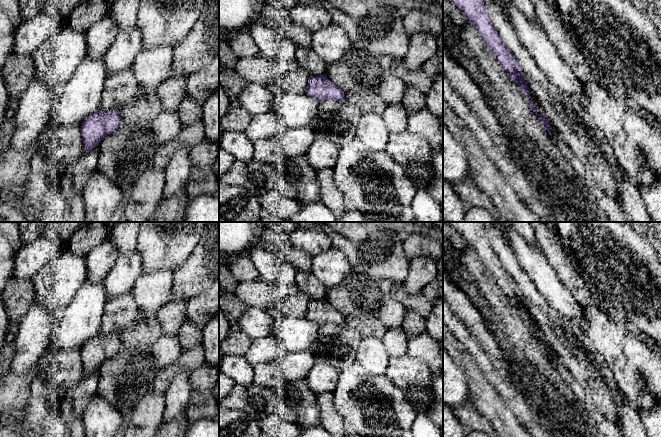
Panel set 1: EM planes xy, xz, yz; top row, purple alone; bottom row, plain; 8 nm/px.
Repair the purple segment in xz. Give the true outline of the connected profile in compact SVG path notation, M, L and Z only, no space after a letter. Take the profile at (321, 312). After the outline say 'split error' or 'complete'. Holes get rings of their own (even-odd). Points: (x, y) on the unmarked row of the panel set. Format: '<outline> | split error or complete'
M326 298L310 300L306 311L306 318L316 323L319 327L326 324L345 325L343 314L333 308Z | complete

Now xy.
M97 333L81 348L84 376L89 376L98 370L105 360L114 357L121 348L122 342L119 334L104 336Z | complete

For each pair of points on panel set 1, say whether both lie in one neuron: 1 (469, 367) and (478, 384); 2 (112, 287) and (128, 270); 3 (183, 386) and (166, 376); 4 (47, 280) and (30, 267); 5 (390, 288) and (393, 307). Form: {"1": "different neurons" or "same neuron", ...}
{"1": "same neuron", "2": "same neuron", "3": "different neurons", "4": "different neurons", "5": "different neurons"}

